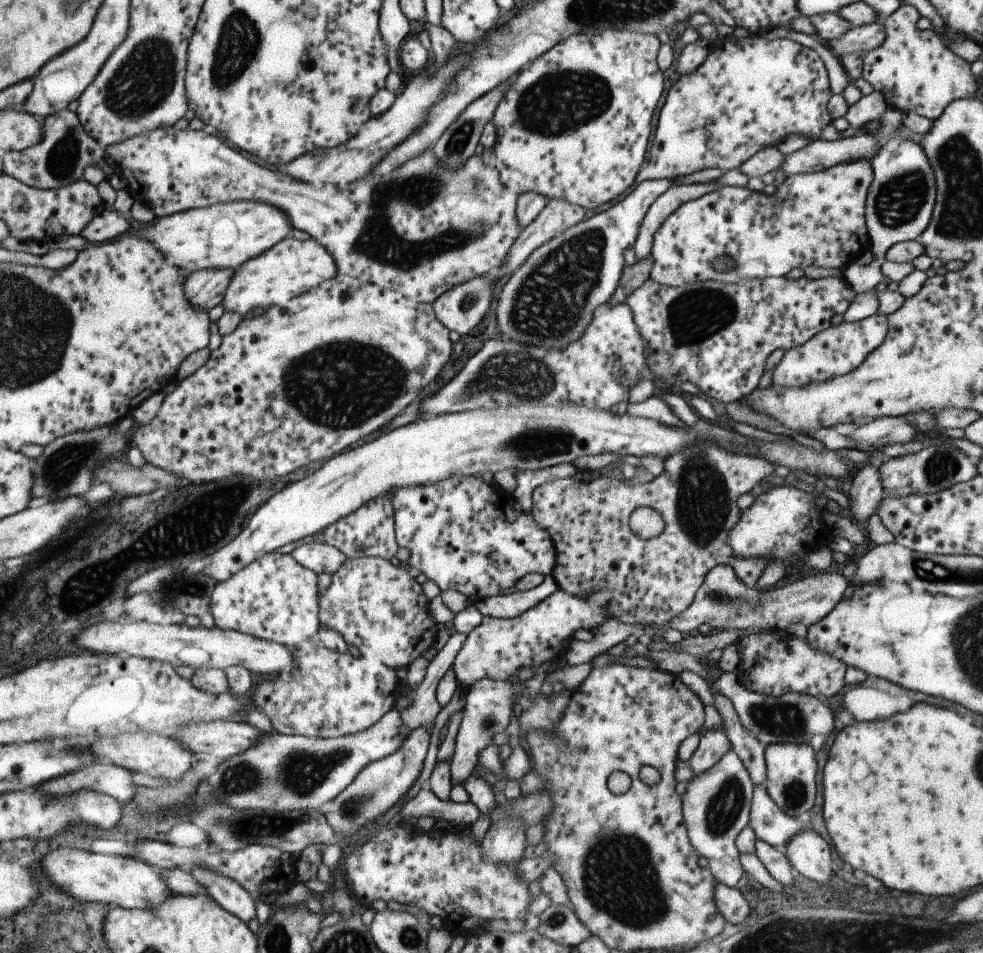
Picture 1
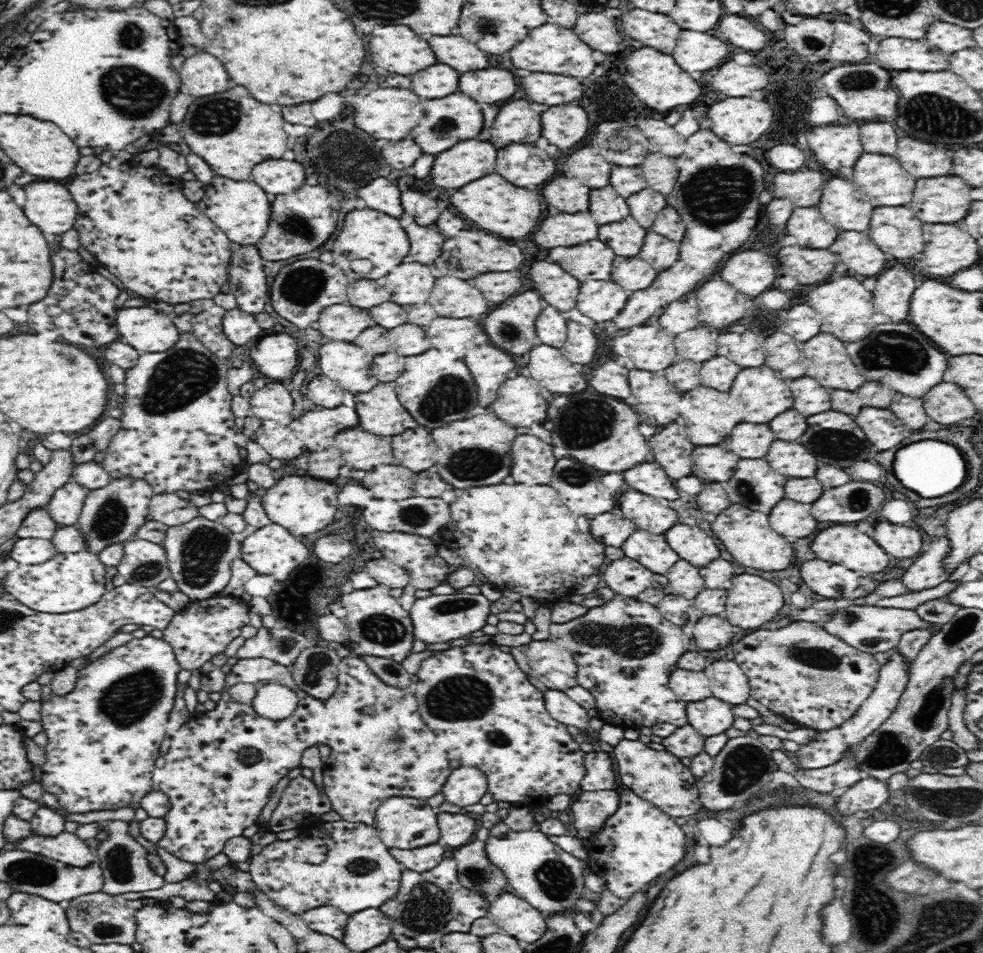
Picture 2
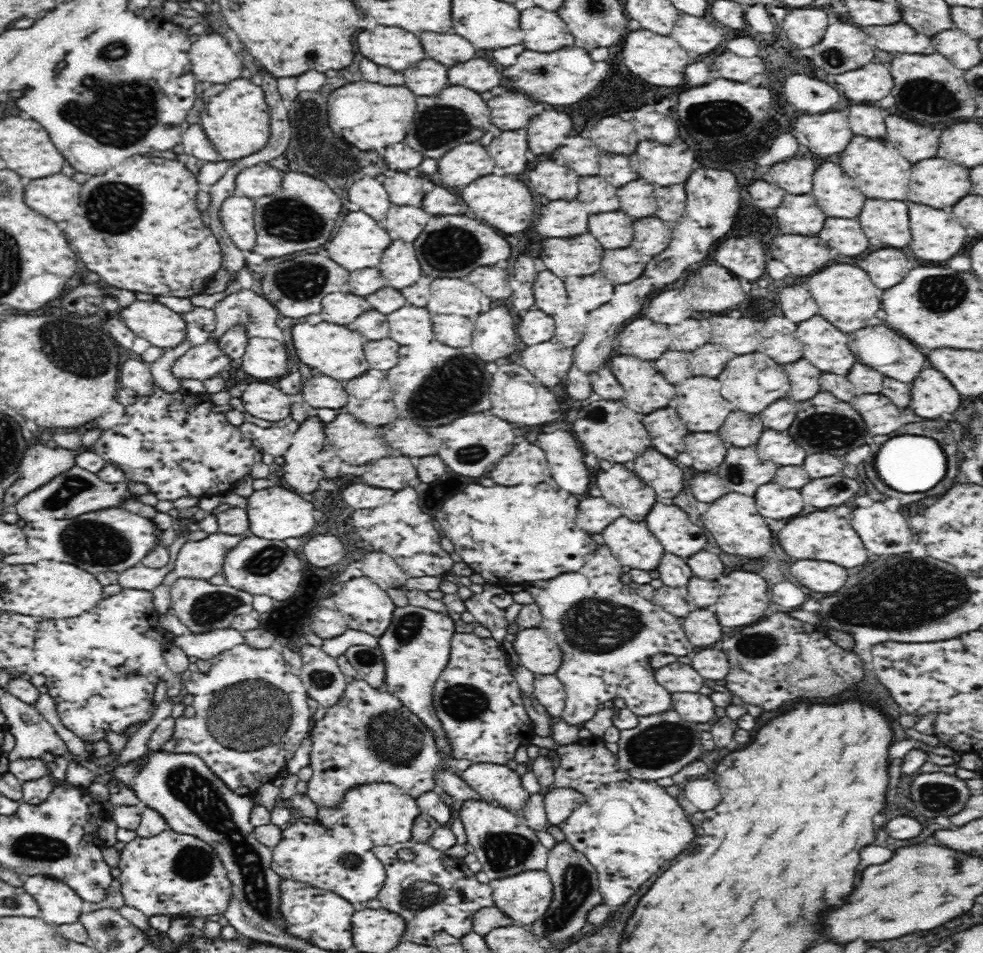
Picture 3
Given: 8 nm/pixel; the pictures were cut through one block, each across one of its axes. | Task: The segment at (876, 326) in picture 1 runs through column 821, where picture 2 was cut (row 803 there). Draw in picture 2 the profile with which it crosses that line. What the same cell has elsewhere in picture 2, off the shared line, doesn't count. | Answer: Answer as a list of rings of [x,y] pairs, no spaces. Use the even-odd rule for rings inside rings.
[[[353,656],[342,658],[340,664],[338,664],[338,668],[338,687],[336,693],[332,696],[332,698],[324,701],[324,706],[326,706],[327,713],[327,723],[330,731],[328,732],[328,736],[326,736],[326,738],[328,738],[327,746],[330,748],[331,753],[326,762],[323,764],[322,776],[325,784],[324,793],[327,795],[332,804],[332,811],[340,815],[340,818],[346,822],[354,824],[366,824],[370,826],[374,822],[378,806],[380,806],[382,801],[388,797],[416,797],[417,799],[427,801],[428,798],[432,798],[432,796],[442,793],[444,782],[446,782],[446,779],[448,776],[450,776],[450,773],[453,769],[450,767],[450,762],[448,762],[448,756],[446,756],[446,752],[444,752],[444,750],[440,750],[440,746],[438,746],[438,742],[436,742],[436,734],[430,730],[430,727],[426,726],[426,723],[422,722],[422,720],[418,718],[418,714],[416,714],[416,712],[412,712],[412,714],[404,712],[404,710],[419,709],[415,694],[408,692],[408,689],[395,688],[394,686],[388,686],[388,684],[384,684],[384,682],[380,681],[380,678],[378,678],[376,674],[370,671],[367,663],[359,658],[354,658]]]

